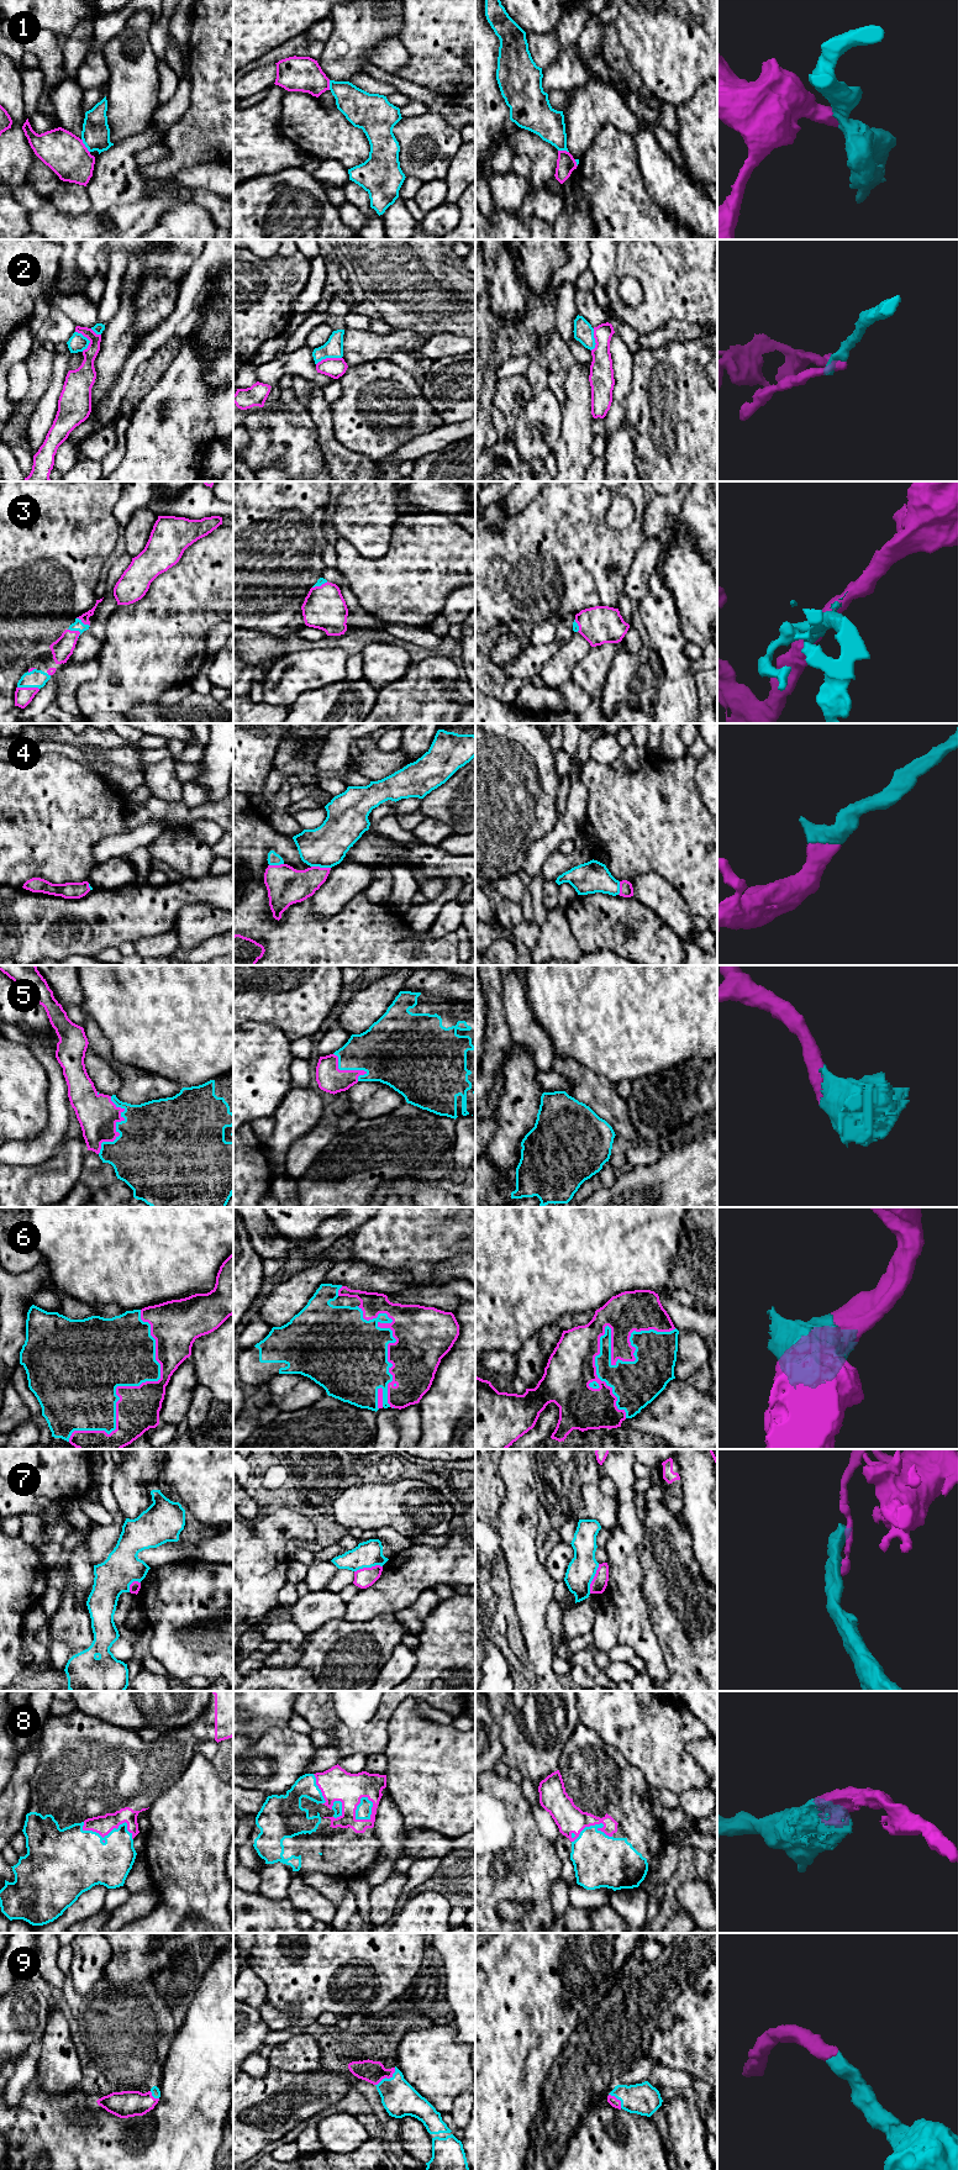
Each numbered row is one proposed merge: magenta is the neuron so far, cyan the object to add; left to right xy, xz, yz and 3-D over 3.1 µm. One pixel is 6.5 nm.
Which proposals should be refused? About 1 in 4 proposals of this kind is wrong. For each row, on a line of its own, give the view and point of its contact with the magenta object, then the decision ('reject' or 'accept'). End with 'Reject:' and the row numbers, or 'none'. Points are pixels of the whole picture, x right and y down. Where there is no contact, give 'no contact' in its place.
1: contact xy (84, 146); reject
2: contact xy (88, 338); reject
3: contact xy (29, 688); accept
4: contact xz (321, 868); accept
5: contact xy (115, 1127); accept
6: contact yz (611, 1343); accept
7: contact yz (593, 1579); reject
8: contact xy (111, 1829); accept
9: contact xz (387, 2078); accept
Reject: 1, 2, 7

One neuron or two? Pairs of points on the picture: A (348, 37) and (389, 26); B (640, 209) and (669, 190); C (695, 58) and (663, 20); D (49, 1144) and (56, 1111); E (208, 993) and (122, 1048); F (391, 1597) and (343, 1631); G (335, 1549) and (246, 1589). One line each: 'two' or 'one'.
A: one
B: two
C: one
D: one
E: one
F: two
G: two

